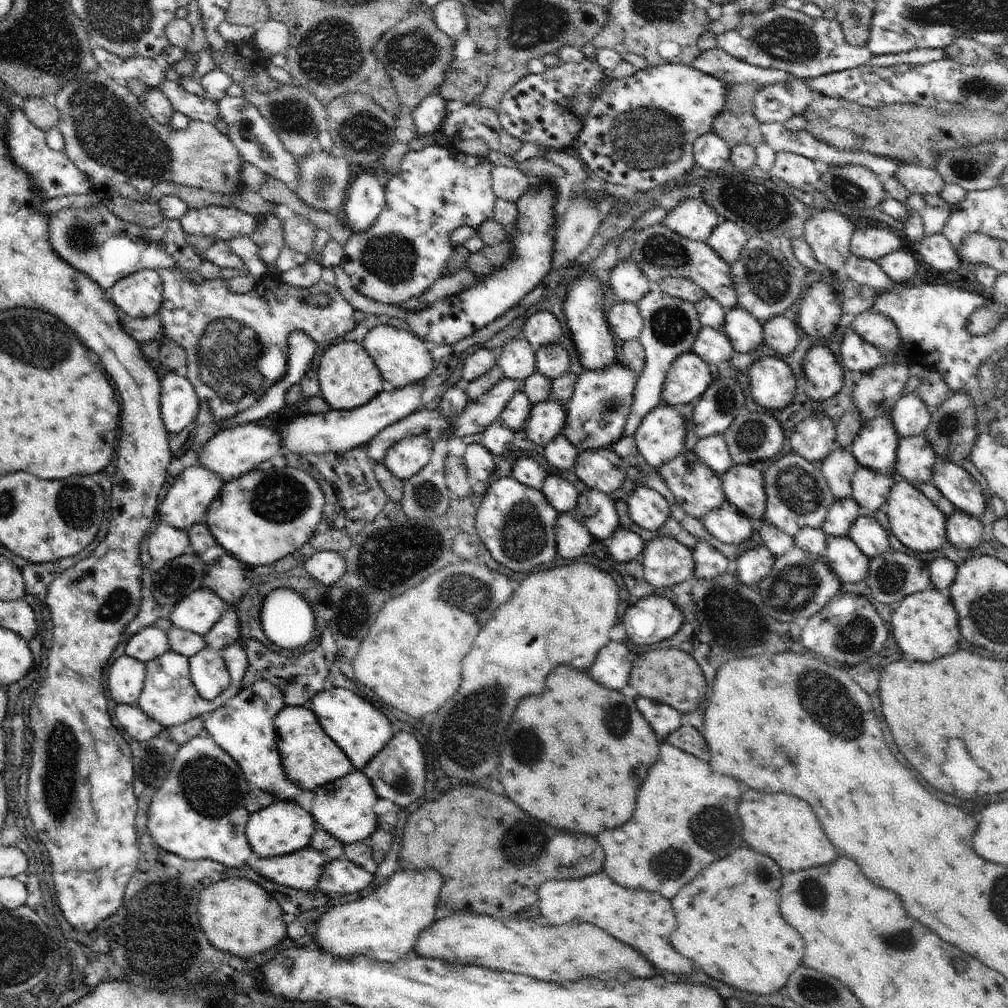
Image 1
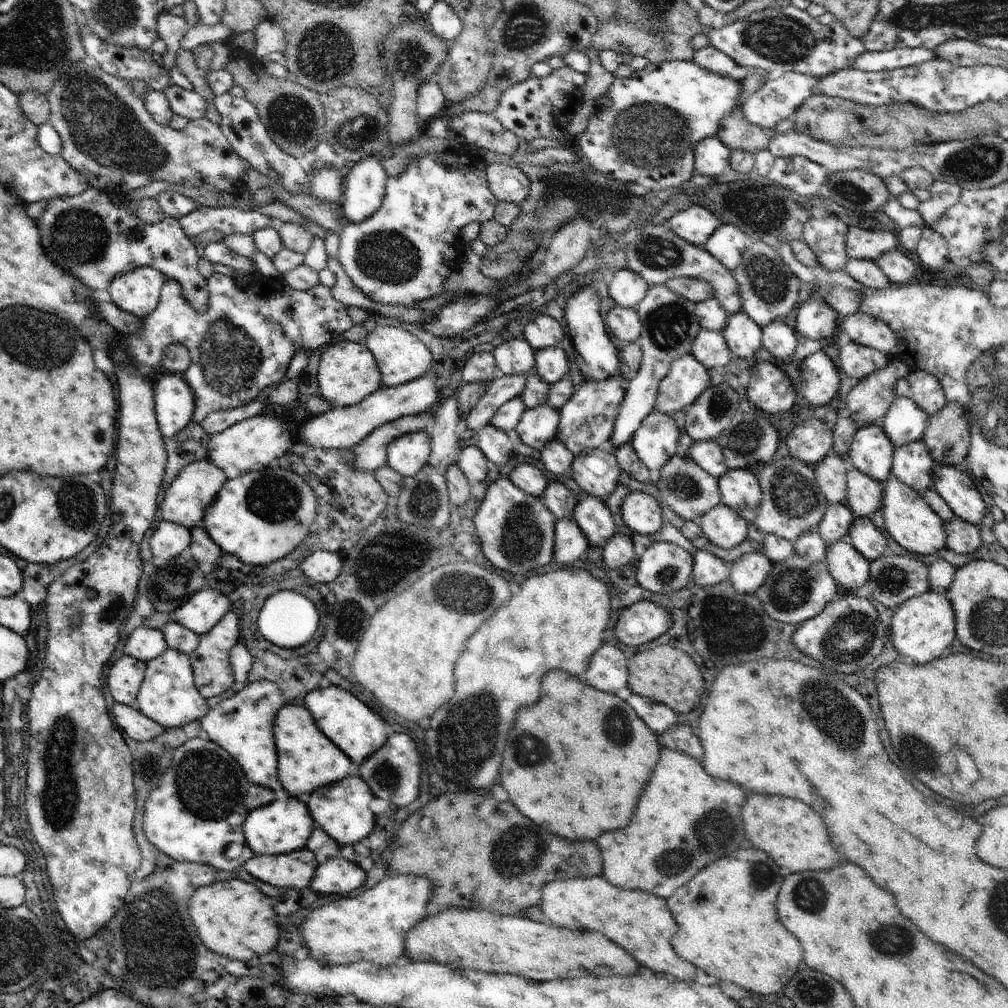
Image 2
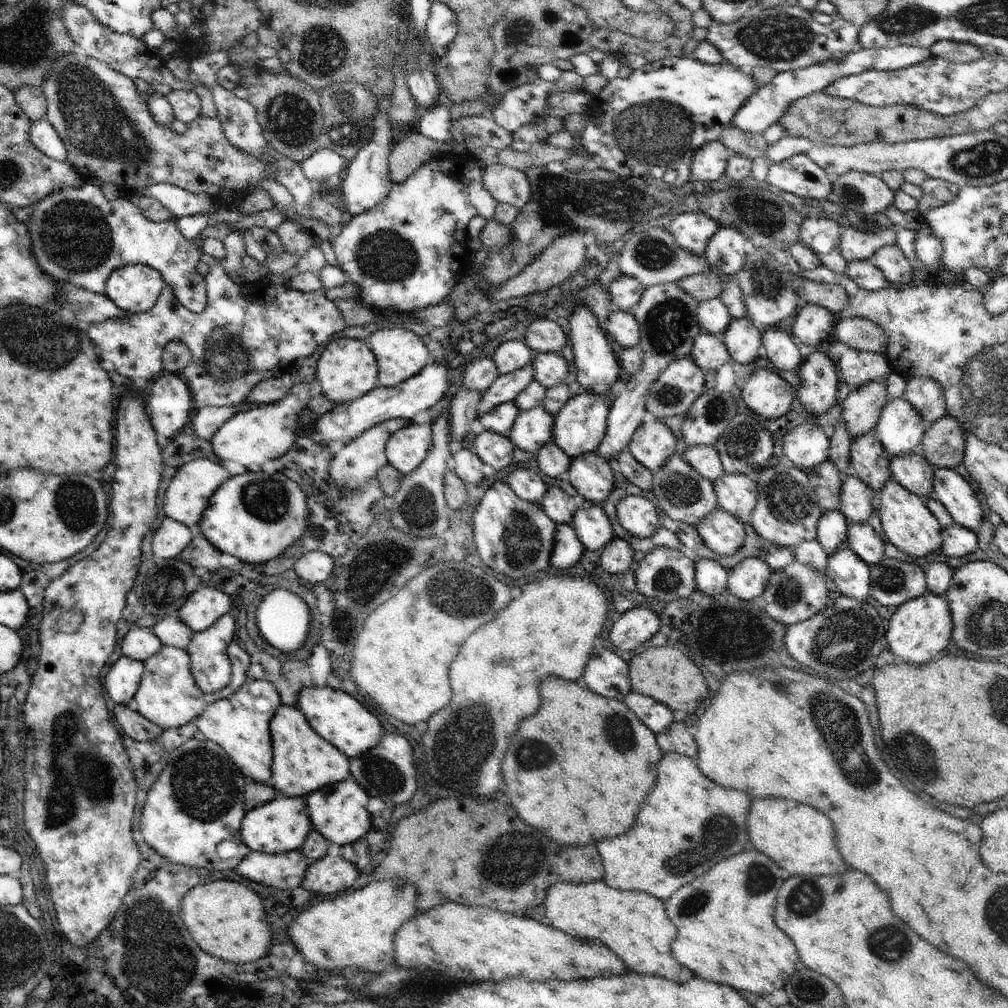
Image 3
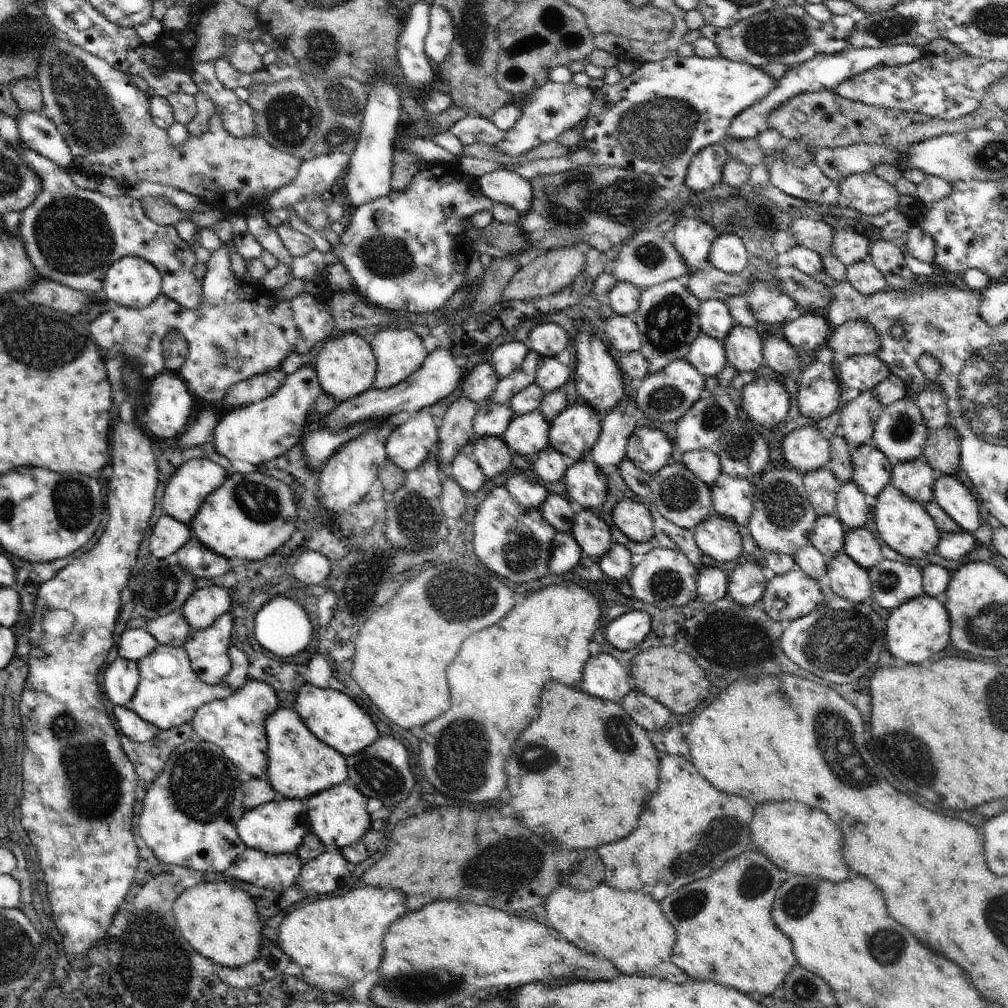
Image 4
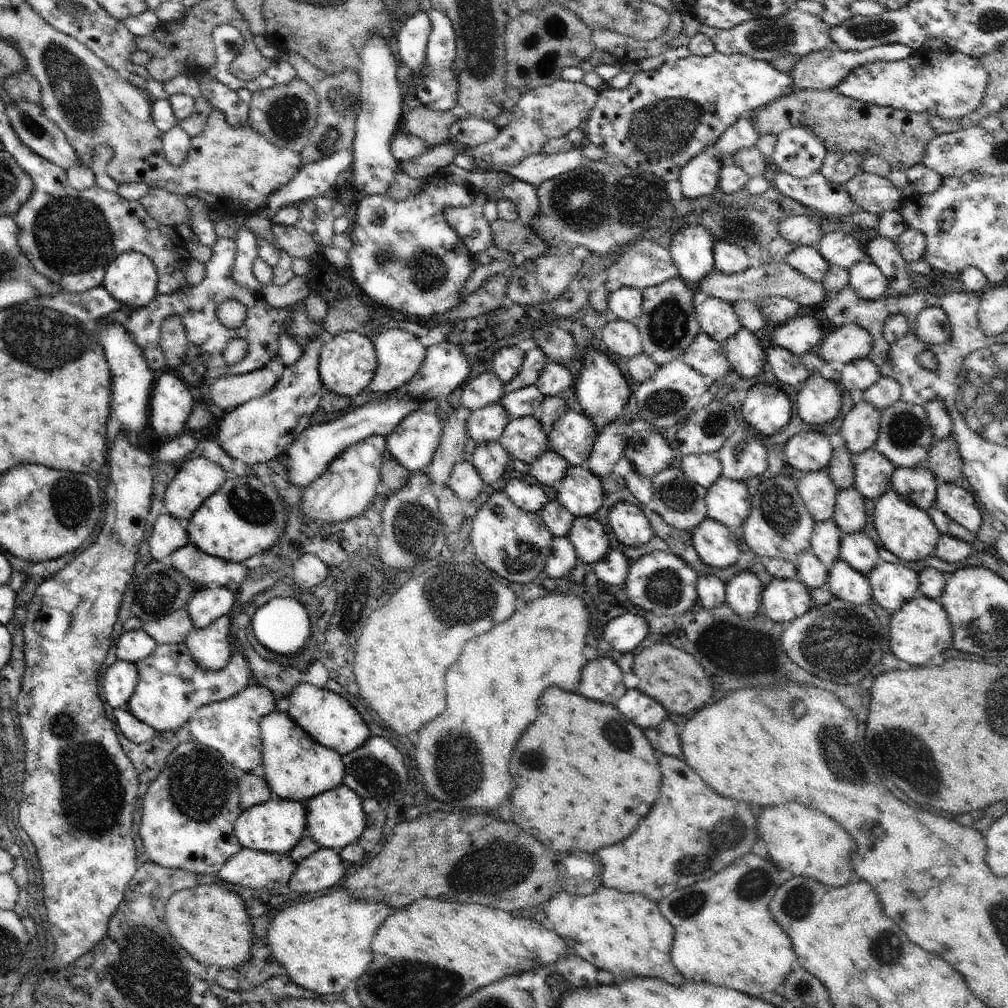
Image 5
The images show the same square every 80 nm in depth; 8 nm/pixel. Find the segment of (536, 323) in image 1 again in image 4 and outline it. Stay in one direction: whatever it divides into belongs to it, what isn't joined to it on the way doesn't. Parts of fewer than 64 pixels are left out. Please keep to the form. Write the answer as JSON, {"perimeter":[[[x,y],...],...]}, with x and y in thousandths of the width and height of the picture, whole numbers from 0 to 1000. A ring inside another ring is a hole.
{"perimeter":[[[536,320],[529,323],[524,333],[528,348],[535,352],[552,354],[565,341],[565,335],[558,324],[552,320]]]}

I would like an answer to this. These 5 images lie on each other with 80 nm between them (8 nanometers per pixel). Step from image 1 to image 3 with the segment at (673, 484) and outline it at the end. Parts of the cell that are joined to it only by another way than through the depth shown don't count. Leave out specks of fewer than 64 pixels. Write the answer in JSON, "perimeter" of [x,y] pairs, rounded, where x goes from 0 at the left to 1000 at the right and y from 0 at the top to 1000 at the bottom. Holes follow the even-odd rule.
{"perimeter":[[[673,450],[667,451],[655,466],[648,469],[646,485],[651,492],[653,504],[657,504],[670,517],[690,522],[696,513],[712,504],[708,479],[703,474],[697,473]]]}

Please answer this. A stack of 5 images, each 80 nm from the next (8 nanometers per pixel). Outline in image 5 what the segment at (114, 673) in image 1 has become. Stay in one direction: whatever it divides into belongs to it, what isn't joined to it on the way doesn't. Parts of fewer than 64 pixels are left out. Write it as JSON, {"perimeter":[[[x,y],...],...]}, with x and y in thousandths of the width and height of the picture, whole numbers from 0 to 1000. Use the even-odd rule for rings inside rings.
{"perimeter":[[[116,654],[103,669],[101,687],[111,702],[124,702],[138,676],[135,658]]]}

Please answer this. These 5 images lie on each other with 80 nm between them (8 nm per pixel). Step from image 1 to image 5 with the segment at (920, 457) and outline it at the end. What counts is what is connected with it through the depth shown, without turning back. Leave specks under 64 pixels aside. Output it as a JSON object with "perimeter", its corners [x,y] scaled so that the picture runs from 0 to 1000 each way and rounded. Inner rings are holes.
{"perimeter":[[[917,460],[890,464],[885,471],[883,484],[903,499],[918,507],[928,500],[933,477]]]}

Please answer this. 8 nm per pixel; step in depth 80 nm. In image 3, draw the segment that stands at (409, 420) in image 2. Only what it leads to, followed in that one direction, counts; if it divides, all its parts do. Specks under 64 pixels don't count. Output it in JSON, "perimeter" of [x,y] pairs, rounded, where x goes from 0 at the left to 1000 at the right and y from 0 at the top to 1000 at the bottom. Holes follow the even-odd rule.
{"perimeter":[[[387,416],[375,423],[367,425],[359,433],[352,435],[348,439],[342,441],[339,446],[331,451],[326,466],[326,475],[333,479],[338,487],[352,487],[360,482],[369,473],[374,472],[374,468],[384,459],[382,440],[389,431],[398,425],[404,424],[409,418],[402,416]]]}

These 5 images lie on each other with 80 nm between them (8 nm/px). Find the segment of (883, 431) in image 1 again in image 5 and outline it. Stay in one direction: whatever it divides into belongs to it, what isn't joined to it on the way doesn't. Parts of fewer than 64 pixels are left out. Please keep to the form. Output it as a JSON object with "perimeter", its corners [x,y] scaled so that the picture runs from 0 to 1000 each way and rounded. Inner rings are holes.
{"perimeter":[[[865,443],[847,451],[848,477],[850,484],[862,499],[873,494],[883,485],[886,468],[890,465],[876,450]]]}

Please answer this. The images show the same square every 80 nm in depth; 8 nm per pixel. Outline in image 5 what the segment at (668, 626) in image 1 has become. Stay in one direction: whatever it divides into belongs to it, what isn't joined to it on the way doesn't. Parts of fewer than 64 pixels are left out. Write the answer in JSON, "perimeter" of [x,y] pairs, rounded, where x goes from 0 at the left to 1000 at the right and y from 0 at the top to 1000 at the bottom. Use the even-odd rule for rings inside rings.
{"perimeter":[[[637,607],[617,609],[608,613],[598,623],[599,635],[614,648],[629,645],[643,631],[644,619]]]}

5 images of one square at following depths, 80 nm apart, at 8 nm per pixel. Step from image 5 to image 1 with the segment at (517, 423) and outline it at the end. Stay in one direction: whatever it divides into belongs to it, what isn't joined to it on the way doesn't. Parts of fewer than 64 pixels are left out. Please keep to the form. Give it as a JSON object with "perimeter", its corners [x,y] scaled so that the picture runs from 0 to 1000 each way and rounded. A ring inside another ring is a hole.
{"perimeter":[[[546,395],[531,401],[522,416],[520,426],[524,435],[541,443],[561,426],[562,401]]]}

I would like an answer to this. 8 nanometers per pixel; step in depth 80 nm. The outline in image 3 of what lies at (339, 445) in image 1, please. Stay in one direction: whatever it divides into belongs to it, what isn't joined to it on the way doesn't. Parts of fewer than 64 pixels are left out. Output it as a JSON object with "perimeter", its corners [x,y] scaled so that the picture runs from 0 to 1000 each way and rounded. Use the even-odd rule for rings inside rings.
{"perimeter":[[[436,360],[425,361],[415,371],[393,383],[371,384],[355,397],[333,401],[327,409],[317,414],[313,419],[313,431],[315,431],[315,435],[319,435],[315,438],[325,439],[337,437],[339,440],[344,441],[367,425],[379,421],[381,418],[387,416],[409,418],[413,411],[429,405],[442,391],[446,383],[442,375],[445,374],[441,363]]]}

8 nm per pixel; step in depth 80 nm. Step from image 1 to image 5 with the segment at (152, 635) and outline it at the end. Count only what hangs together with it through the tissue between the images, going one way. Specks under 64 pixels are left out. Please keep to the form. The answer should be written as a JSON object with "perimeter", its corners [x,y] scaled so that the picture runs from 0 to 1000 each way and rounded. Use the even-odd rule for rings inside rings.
{"perimeter":[[[141,623],[123,626],[115,636],[115,651],[122,656],[136,658],[143,655],[156,640],[156,637]]]}

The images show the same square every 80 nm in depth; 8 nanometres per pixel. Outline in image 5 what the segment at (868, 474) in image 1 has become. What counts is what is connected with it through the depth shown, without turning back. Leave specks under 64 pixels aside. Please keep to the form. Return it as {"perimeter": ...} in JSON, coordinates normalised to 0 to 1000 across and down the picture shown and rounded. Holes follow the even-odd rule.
{"perimeter":[[[845,482],[843,484],[832,487],[828,498],[828,509],[826,515],[833,523],[837,532],[851,527],[855,527],[860,517],[862,509],[862,498],[850,487],[850,484]]]}

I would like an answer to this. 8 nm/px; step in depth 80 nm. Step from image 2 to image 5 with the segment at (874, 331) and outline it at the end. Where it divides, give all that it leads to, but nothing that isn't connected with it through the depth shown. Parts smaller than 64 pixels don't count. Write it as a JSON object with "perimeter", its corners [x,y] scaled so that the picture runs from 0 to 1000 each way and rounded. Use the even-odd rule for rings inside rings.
{"perimeter":[[[839,320],[817,335],[809,347],[813,355],[836,363],[844,357],[859,355],[866,341],[863,328],[852,321]]]}

